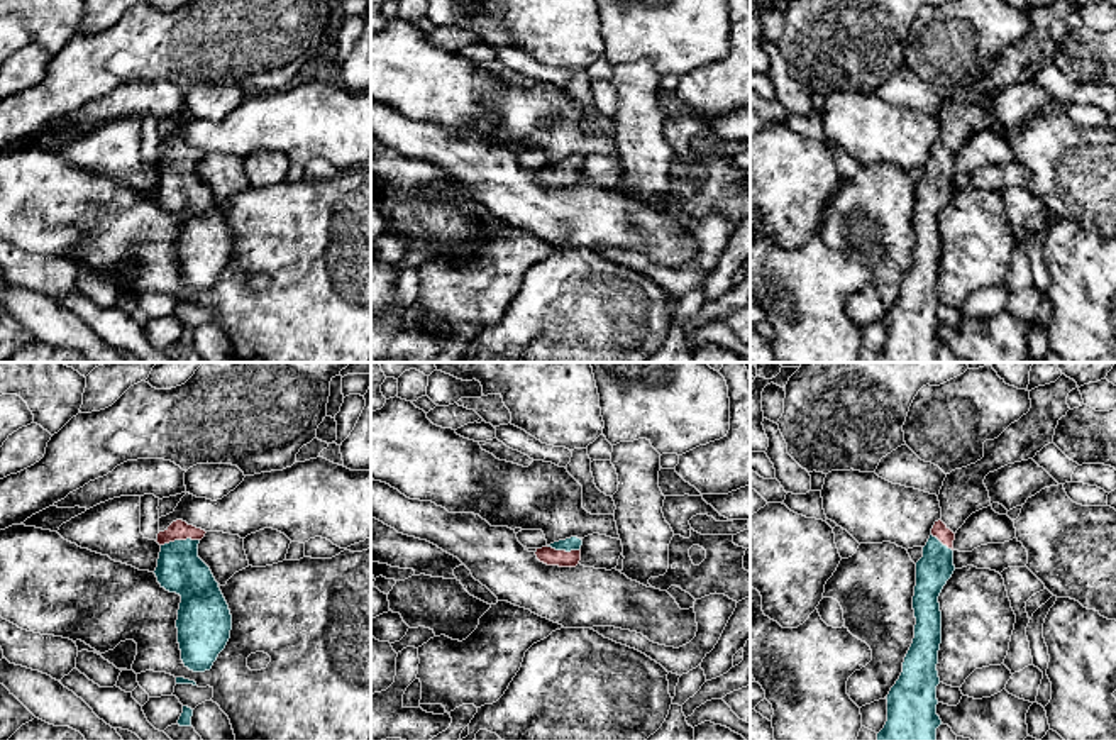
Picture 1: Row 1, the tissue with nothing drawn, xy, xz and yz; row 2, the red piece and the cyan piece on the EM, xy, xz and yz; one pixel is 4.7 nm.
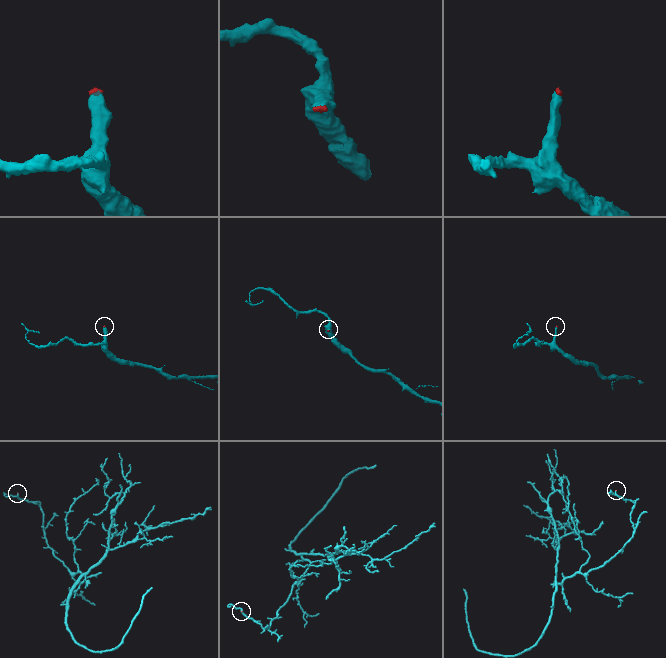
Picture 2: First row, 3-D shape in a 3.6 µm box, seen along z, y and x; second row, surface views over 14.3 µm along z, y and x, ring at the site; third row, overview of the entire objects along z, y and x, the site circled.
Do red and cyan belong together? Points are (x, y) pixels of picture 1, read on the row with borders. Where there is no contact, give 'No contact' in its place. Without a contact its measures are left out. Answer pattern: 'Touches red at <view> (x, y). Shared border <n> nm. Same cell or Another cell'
Touches red at xy (180, 539). Shared border 190 nm. Same cell

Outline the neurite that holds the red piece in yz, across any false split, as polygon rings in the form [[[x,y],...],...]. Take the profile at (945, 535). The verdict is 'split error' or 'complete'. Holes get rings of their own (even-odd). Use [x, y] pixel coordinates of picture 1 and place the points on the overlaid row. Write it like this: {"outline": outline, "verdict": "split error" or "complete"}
{"outline": [[[1062,374],[1055,383],[1030,391],[1031,408],[997,439],[984,442],[984,457],[947,474],[938,494],[942,518],[916,562],[913,596],[914,638],[904,657],[903,672],[887,694],[887,721],[877,740],[936,740],[942,725],[936,715],[936,664],[942,643],[938,596],[952,577],[953,540],[965,520],[991,506],[984,479],[1008,464],[1033,459],[1053,442],[1058,420],[1070,410],[1067,396],[1077,383]]], "verdict": "split error"}

